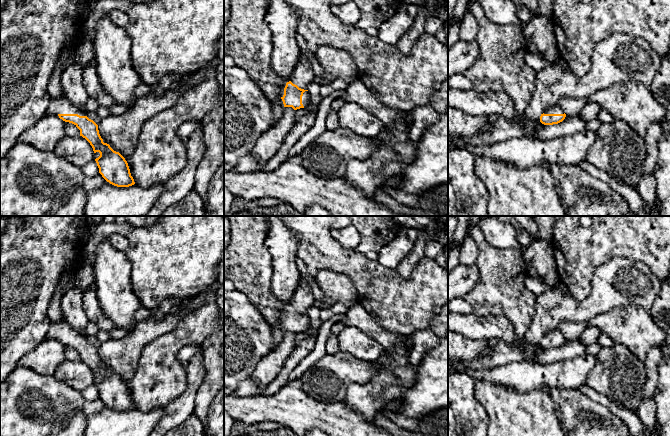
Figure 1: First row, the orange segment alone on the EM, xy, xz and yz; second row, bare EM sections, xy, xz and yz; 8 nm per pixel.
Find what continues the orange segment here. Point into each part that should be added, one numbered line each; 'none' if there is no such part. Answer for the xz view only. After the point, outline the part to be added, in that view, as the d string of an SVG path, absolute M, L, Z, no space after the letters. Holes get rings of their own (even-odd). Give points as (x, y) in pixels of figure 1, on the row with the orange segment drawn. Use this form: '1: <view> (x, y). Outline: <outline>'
1: xz (247, 38). Outline: M230 0L229 17L224 22L224 54L234 60L235 66L247 72L271 102L284 106L281 98L289 81L280 87L277 84L279 77L271 69L272 33L265 20L268 10L268 0Z

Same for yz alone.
1: yz (556, 109). Outline: M556 104L546 109L543 113L544 114L564 114L564 111L559 104Z

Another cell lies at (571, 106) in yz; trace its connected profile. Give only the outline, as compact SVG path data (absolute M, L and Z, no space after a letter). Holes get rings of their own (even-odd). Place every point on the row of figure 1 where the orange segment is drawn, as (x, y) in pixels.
M562 97L559 101L559 105L562 107L566 116L578 115L581 109L587 104L588 99L584 98L573 98L573 97Z

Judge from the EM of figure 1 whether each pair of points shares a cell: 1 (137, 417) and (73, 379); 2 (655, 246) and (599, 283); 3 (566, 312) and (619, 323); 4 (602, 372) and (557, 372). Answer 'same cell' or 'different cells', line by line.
1: different cells
2: different cells
3: different cells
4: different cells

